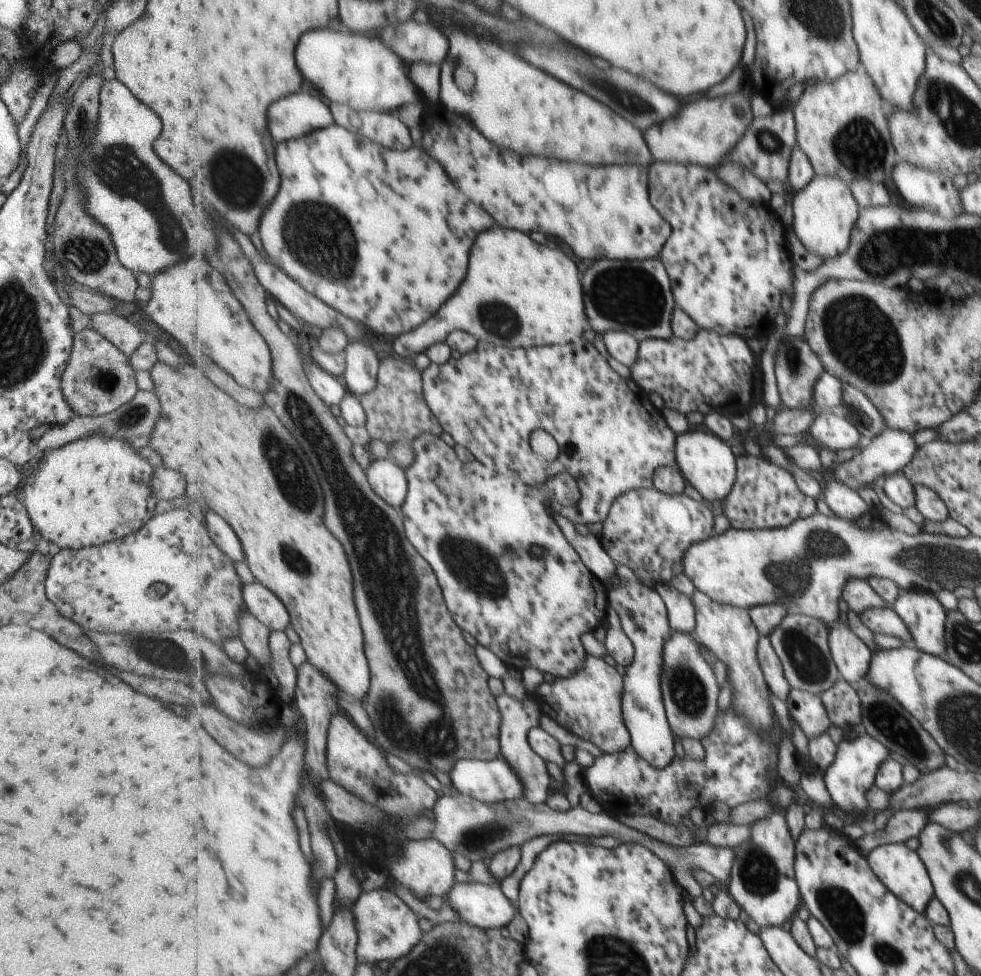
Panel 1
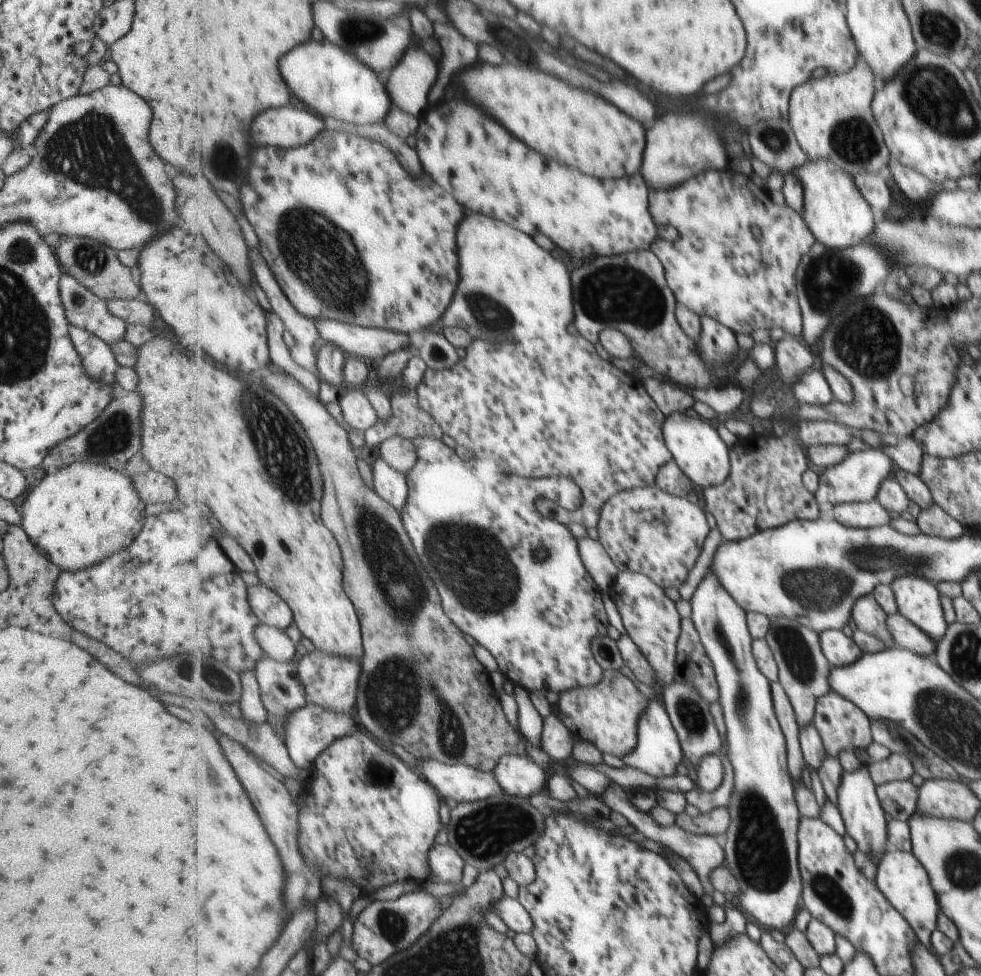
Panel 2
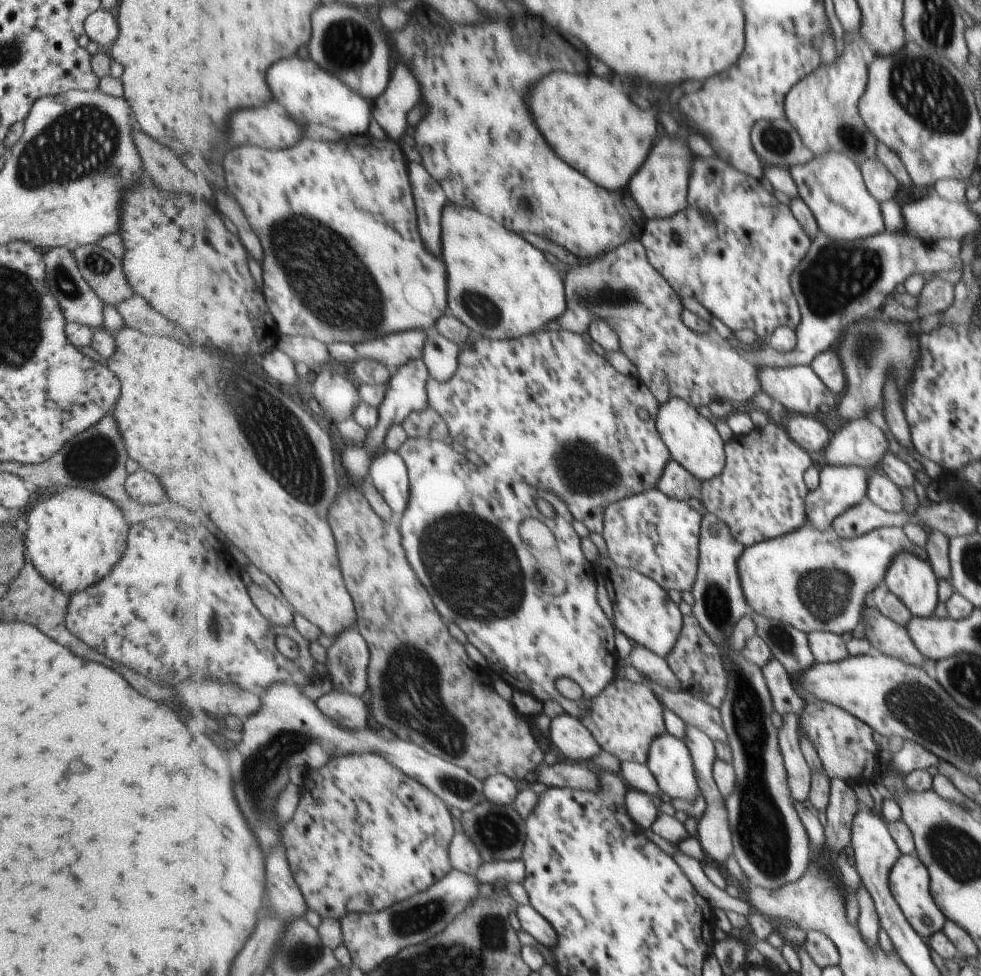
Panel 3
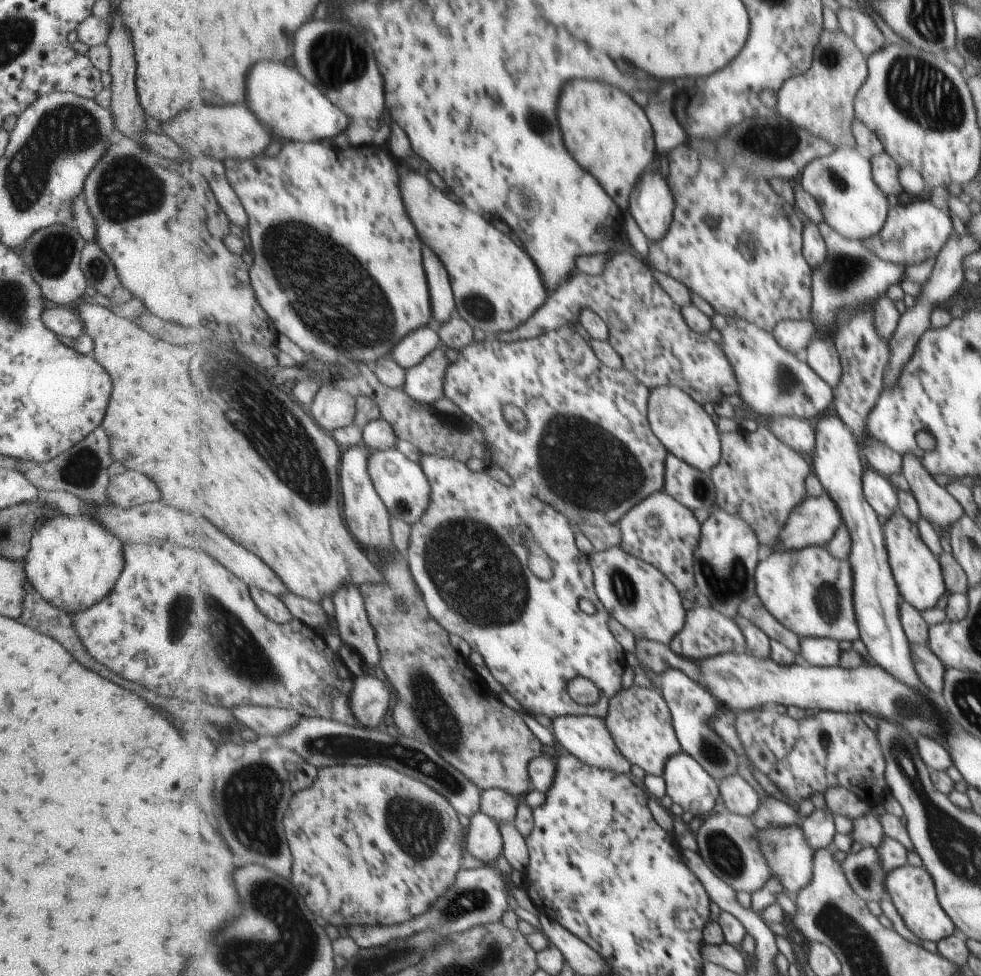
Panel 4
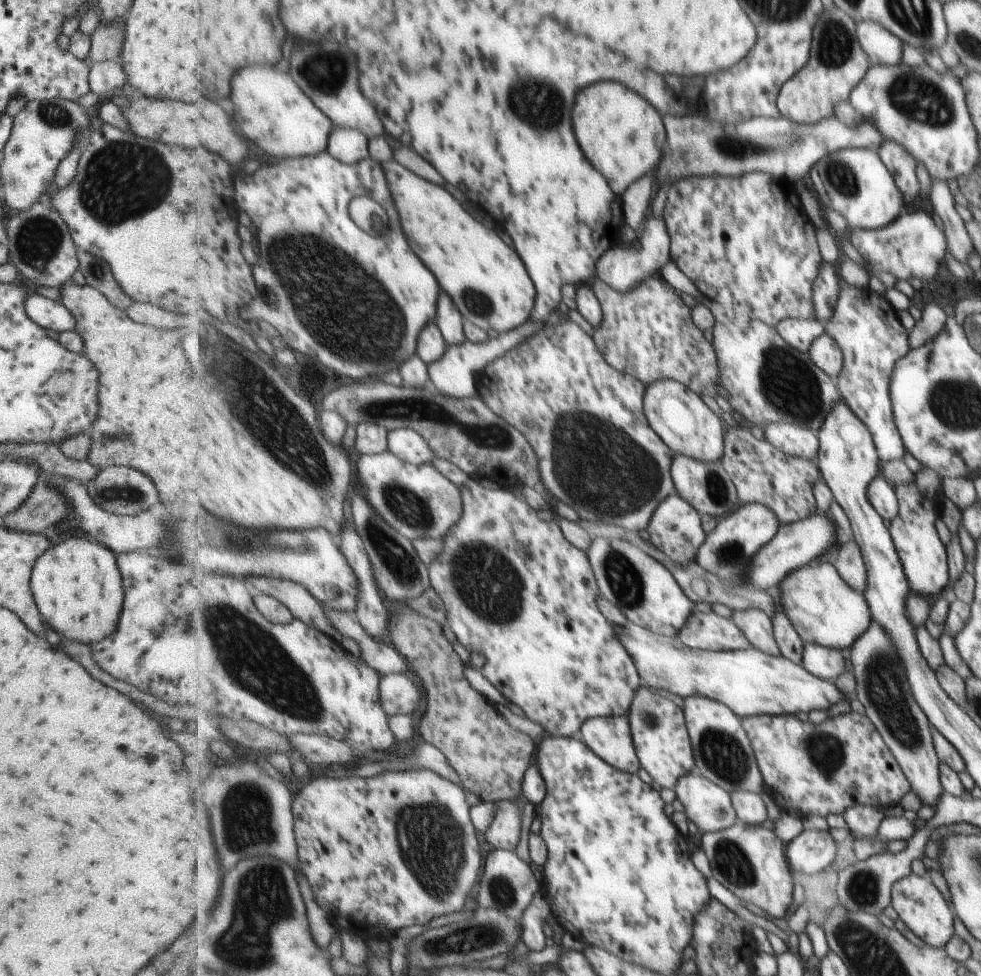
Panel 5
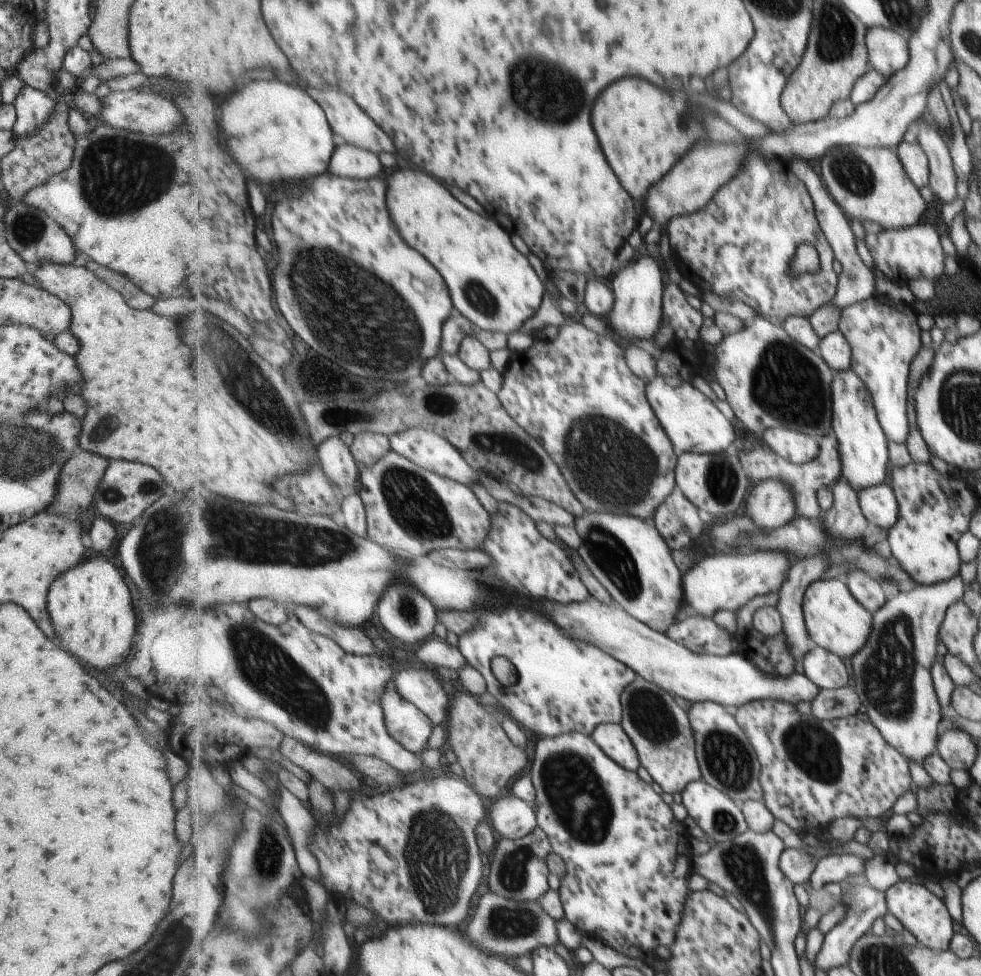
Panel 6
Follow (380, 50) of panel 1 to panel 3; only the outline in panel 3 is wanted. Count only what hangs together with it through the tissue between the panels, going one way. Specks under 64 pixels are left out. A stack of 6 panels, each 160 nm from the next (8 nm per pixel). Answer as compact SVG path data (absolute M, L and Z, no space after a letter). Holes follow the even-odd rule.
M289 58L277 62L273 66L267 84L271 86L271 92L275 100L295 118L299 124L323 124L345 134L345 136L357 136L357 134L369 134L371 127L373 103L354 91L342 79L333 76L313 59L301 60L301 58Z

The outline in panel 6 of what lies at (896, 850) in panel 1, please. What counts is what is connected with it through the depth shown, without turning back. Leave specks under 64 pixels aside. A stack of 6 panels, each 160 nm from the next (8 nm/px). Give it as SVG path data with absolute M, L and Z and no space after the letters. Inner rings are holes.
M900 880L886 889L884 892L886 910L889 911L899 922L902 928L908 930L916 938L916 942L934 951L945 950L949 938L953 936L951 920L945 910L945 904L935 898L929 890L925 890L922 884Z

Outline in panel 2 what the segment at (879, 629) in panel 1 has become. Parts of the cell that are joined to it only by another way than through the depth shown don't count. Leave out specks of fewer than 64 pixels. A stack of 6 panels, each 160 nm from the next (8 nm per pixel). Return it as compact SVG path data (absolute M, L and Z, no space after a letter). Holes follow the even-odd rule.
M899 612L886 615L886 629L892 636L894 646L913 651L916 655L926 657L937 649L933 638Z

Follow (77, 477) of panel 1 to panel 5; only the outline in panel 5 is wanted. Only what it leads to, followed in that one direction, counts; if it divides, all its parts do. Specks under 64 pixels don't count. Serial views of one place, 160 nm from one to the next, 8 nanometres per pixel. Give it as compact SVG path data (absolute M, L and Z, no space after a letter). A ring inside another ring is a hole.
M54 537L53 544L33 563L29 577L29 588L35 606L39 610L39 614L43 616L43 620L59 636L63 636L67 640L91 646L91 644L100 644L100 641L111 636L117 630L117 616L121 612L121 600L123 600L119 570L117 570L113 554L91 538L61 540Z

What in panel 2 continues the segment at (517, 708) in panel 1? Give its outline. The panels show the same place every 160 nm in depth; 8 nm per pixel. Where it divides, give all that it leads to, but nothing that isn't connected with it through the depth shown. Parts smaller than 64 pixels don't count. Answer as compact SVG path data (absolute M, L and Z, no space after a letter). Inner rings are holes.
M503 754L491 773L501 785L502 793L514 797L529 798L547 784L543 767L517 754Z

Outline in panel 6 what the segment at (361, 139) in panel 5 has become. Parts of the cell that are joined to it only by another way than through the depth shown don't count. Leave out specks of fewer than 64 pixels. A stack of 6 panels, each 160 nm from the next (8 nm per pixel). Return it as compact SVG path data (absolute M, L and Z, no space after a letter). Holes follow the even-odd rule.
M345 143L337 144L329 172L338 177L347 177L357 180L369 180L378 177L383 170L379 156L367 152L361 147Z

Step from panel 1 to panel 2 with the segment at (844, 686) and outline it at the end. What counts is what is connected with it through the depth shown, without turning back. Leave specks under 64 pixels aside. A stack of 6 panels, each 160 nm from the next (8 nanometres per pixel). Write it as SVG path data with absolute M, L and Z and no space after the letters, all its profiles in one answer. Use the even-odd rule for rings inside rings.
M834 691L825 693L819 697L814 725L821 735L826 754L829 757L837 757L841 752L855 752L857 748L866 749L872 742L870 733L870 720L865 713L857 708L857 705Z

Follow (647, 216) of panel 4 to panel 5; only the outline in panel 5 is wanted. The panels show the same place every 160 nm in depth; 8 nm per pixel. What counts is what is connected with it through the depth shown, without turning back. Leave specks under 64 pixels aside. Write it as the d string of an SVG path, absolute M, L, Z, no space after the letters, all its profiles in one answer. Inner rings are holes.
M649 218L643 230L643 236L639 240L639 246L631 249L610 248L605 252L603 260L597 262L595 280L605 280L609 286L622 293L631 293L639 284L644 284L652 277L659 275L659 270L672 262L671 237L667 232L667 226L659 218ZM598 276L598 278L597 278Z

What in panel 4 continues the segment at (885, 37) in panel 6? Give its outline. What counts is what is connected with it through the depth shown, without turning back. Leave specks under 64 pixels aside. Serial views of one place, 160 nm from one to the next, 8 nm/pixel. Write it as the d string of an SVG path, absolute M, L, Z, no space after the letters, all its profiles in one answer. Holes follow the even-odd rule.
M841 8L836 12L838 17L839 28L853 38L857 47L861 50L861 54L865 54L865 58L881 50L881 46L886 44L881 32L869 18L867 14L863 14L861 10L852 8Z

